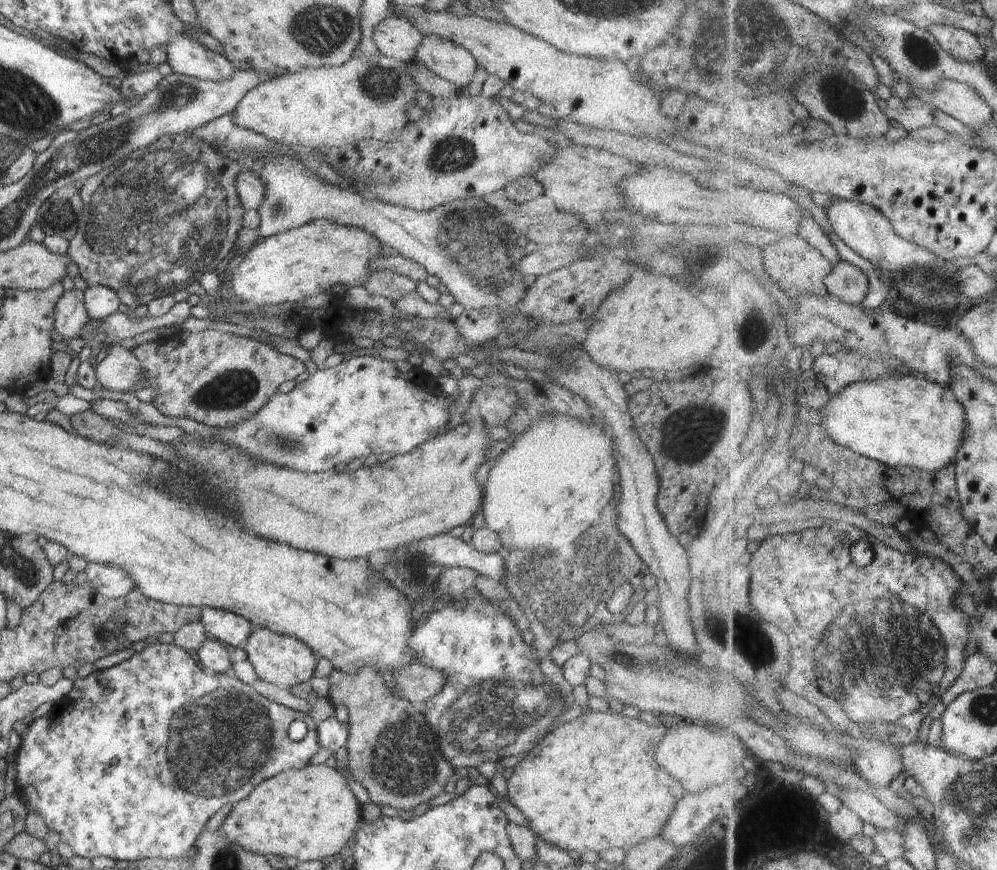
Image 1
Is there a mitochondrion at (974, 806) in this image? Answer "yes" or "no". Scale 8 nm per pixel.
yes

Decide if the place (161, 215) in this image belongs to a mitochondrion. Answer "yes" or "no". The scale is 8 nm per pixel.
yes

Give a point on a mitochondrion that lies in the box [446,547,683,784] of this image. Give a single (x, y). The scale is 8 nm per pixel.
(548, 586)

